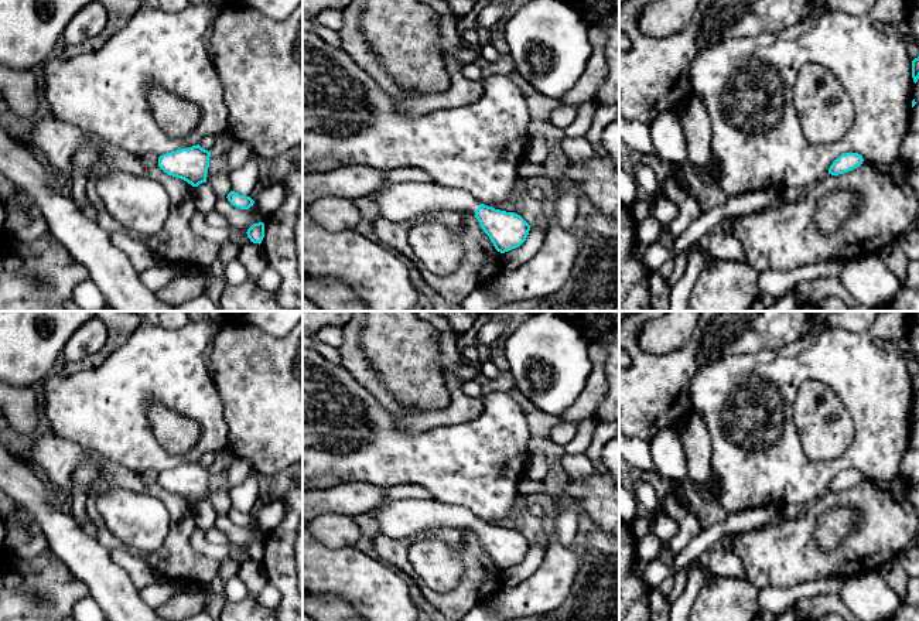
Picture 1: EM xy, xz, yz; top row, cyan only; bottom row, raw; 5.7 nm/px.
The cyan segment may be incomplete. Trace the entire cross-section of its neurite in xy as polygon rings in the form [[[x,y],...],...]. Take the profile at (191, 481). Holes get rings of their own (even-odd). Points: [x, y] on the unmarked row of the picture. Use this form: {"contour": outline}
{"contour": [[[199,461],[175,467],[158,474],[158,484],[168,492],[198,504],[206,499],[211,468]]]}

